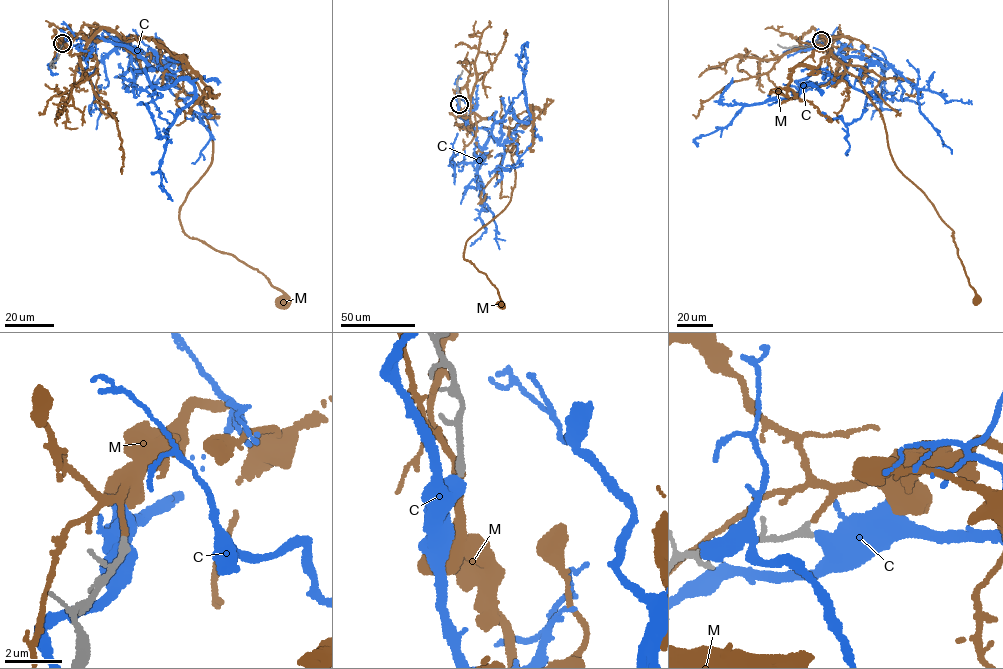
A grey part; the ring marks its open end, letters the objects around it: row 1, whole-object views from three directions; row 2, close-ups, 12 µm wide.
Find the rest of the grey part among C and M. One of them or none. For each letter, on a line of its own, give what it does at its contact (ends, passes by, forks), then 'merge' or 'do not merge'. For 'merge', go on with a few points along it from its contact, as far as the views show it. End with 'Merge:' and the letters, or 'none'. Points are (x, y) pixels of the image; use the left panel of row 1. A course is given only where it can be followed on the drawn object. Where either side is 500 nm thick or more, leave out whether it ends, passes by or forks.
C: do not merge
M: it ends there; merge; it runs (63, 44), (84, 25), (151, 38), (193, 78), (212, 159), (179, 221), (191, 238), (265, 276), (284, 303)
Merge: M

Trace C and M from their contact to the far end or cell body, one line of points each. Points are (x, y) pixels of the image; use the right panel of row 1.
C: (821, 40), (844, 46), (838, 75), (814, 72), (796, 81), (809, 84), (794, 97), (744, 105), (697, 146)
M: (821, 40), (842, 34), (828, 41), (827, 50), (857, 76), (879, 111), (895, 166), (953, 231), (977, 301)

